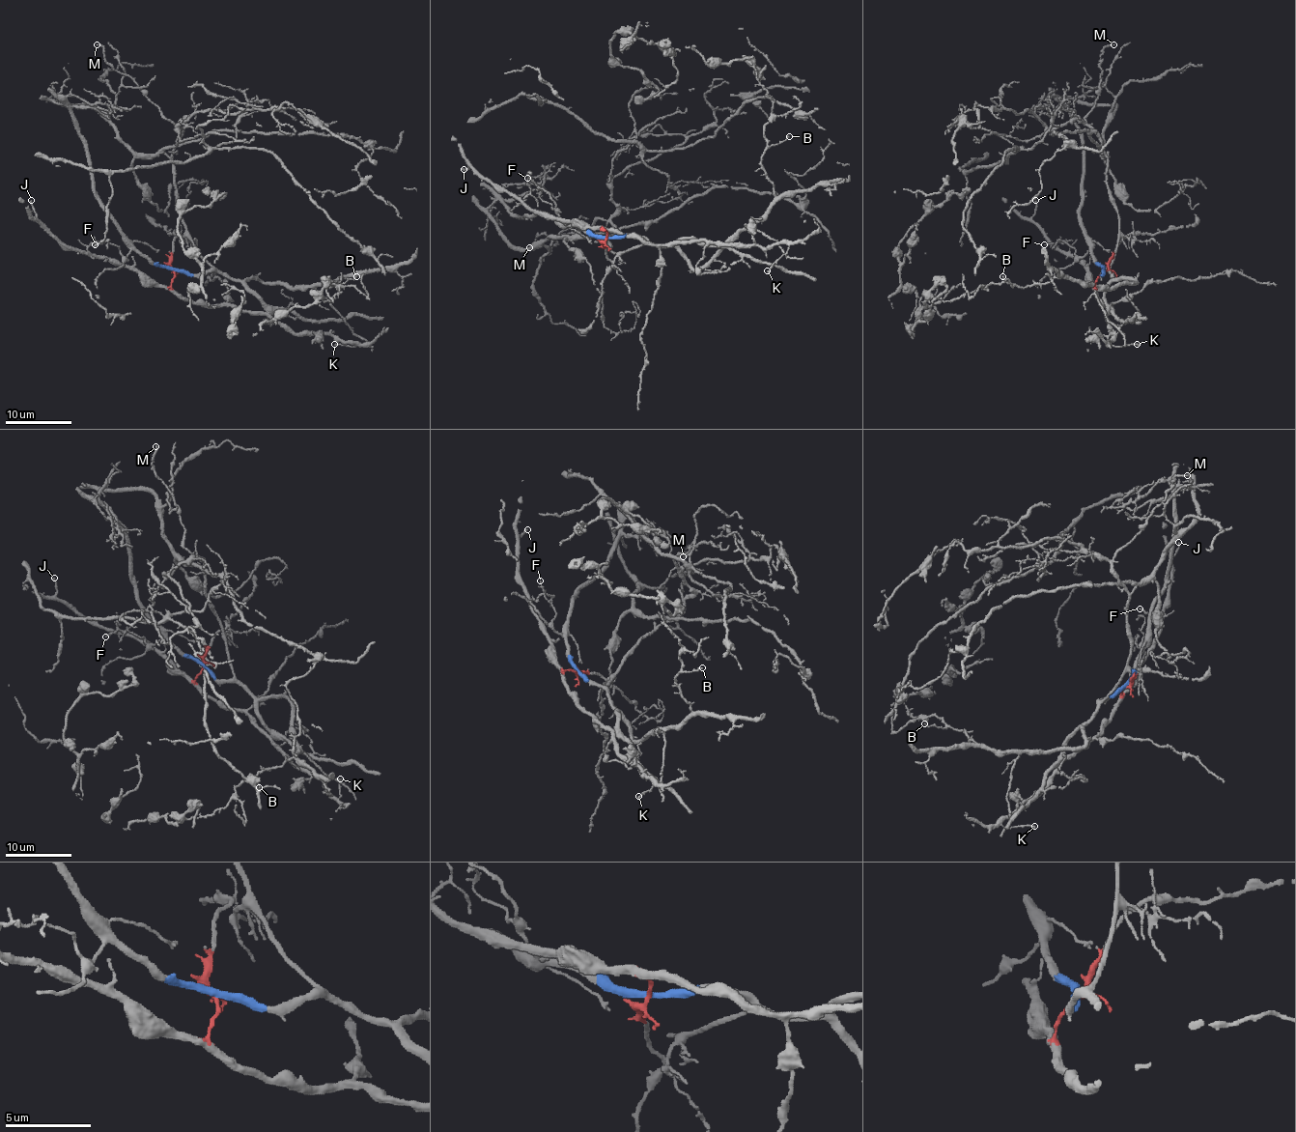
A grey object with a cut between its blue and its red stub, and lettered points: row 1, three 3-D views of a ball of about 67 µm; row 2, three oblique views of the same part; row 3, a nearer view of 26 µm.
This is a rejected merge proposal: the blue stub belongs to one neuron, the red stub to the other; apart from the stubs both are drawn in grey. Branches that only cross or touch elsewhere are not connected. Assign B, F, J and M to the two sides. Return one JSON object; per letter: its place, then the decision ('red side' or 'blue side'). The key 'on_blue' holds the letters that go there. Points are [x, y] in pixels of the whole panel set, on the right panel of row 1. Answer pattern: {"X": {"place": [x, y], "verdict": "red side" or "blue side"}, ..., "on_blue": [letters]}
{"B": {"place": [1002, 276], "verdict": "blue side"}, "F": {"place": [1044, 244], "verdict": "red side"}, "J": {"place": [1035, 200], "verdict": "red side"}, "M": {"place": [1113, 44], "verdict": "blue side"}, "on_blue": ["B", "M"]}

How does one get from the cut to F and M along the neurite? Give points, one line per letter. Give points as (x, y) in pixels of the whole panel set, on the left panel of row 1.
F: (173, 270), (169, 285), (154, 287), (134, 270), (97, 257), (87, 249), (92, 242), (98, 242), (95, 244)
M: (173, 270), (206, 273), (212, 268), (194, 244), (174, 186), (173, 156), (179, 127), (117, 70), (97, 44)

